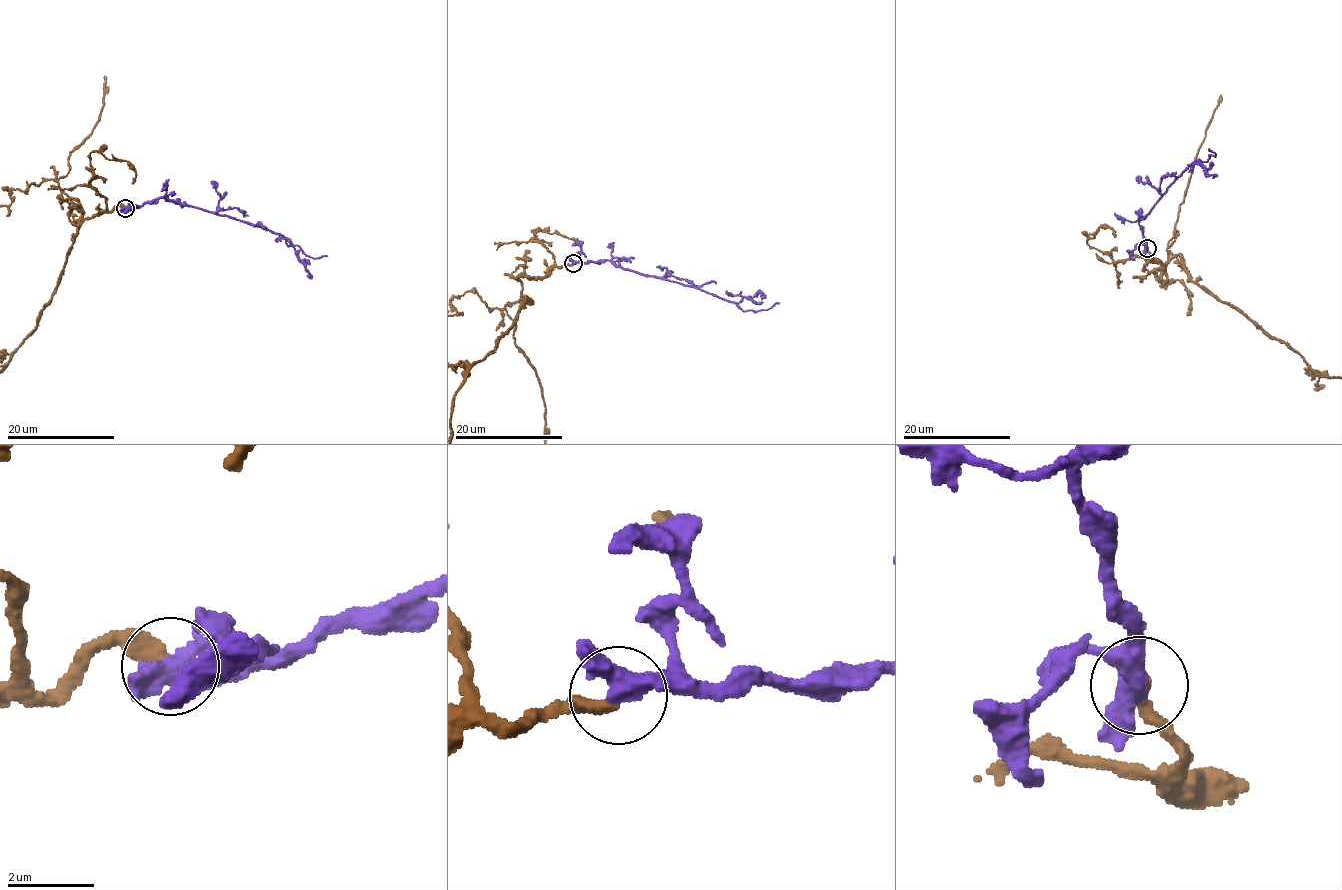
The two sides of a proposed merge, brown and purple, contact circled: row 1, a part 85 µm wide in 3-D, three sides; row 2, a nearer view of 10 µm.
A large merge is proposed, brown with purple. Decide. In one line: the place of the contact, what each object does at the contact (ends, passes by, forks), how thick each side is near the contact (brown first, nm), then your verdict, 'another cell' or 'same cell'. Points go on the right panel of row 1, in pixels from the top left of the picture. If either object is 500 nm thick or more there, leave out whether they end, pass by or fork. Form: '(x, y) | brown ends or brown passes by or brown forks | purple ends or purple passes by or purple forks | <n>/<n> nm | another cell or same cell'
(1147, 248) | brown ends | purple passes by | 360/480 nm | same cell

